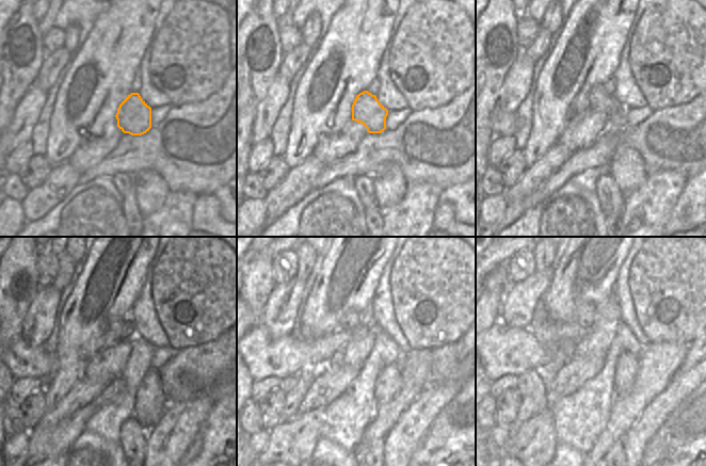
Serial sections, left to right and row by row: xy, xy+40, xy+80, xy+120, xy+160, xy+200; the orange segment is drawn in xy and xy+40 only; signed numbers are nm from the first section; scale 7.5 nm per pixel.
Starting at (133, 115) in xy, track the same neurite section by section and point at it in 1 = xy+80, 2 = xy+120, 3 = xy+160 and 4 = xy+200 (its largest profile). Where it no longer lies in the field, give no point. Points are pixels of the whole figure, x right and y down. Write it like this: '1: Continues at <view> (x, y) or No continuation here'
1: Continues at xy+80 (599, 99)
2: Continues at xy+120 (118, 328)
3: Continues at xy+160 (350, 321)
4: Continues at xy+200 (586, 311)

